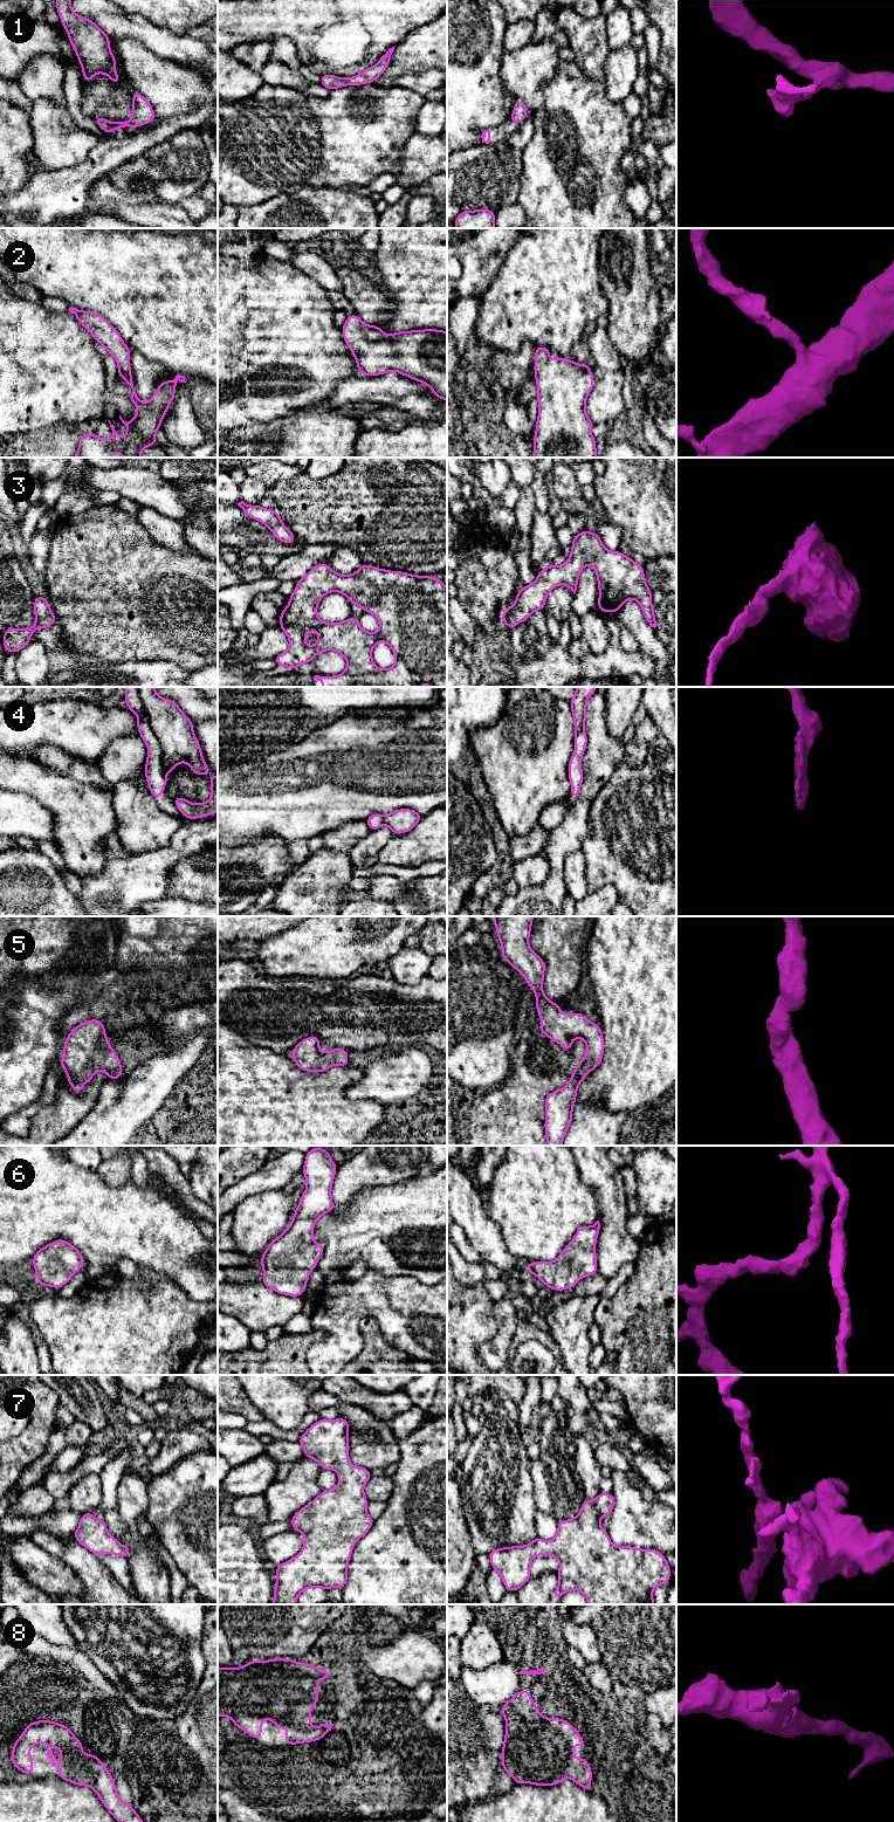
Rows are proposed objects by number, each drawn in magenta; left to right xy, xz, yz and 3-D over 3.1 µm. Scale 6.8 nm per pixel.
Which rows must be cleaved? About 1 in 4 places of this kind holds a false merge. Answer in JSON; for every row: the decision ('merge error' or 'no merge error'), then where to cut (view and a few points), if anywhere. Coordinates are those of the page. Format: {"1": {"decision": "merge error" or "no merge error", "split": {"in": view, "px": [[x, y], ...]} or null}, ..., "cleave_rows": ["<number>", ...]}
{"1": {"decision": "no merge error", "split": null}, "2": {"decision": "no merge error", "split": null}, "3": {"decision": "no merge error", "split": null}, "4": {"decision": "merge error", "split": {"in": "xy", "px": [[137, 687], [150, 727], [159, 741], [162, 765], [166, 772]]}}, "5": {"decision": "no merge error", "split": null}, "6": {"decision": "no merge error", "split": null}, "7": {"decision": "no merge error", "split": null}, "8": {"decision": "no merge error", "split": null}, "cleave_rows": ["4"]}

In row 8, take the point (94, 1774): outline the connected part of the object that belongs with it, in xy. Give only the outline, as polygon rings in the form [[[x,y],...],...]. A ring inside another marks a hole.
[[[51,1720],[32,1721],[13,1744],[12,1763],[16,1771],[33,1776],[33,1756],[28,1754],[39,1741],[48,1747],[61,1747],[59,1778],[77,1786],[92,1788],[103,1806],[119,1822],[143,1822],[135,1808],[124,1803],[112,1775],[94,1753],[83,1754],[83,1745],[67,1725]]]

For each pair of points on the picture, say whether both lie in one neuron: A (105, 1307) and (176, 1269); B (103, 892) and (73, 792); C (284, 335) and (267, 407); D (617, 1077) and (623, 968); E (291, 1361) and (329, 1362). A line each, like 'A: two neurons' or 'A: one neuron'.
A: two neurons
B: two neurons
C: one neuron
D: one neuron
E: two neurons

